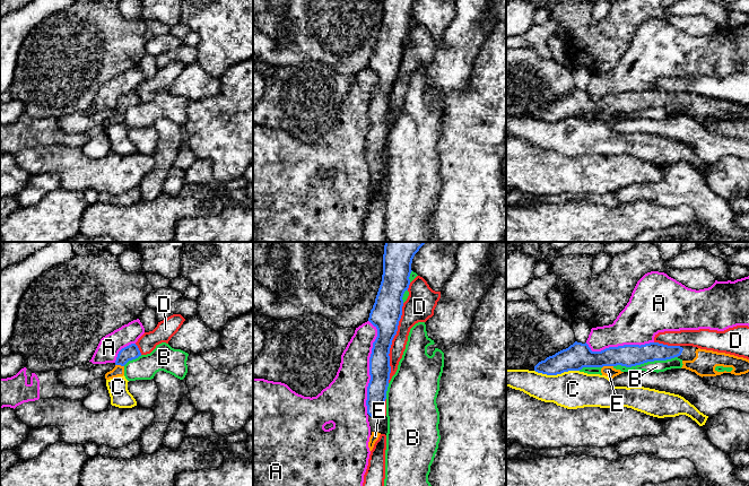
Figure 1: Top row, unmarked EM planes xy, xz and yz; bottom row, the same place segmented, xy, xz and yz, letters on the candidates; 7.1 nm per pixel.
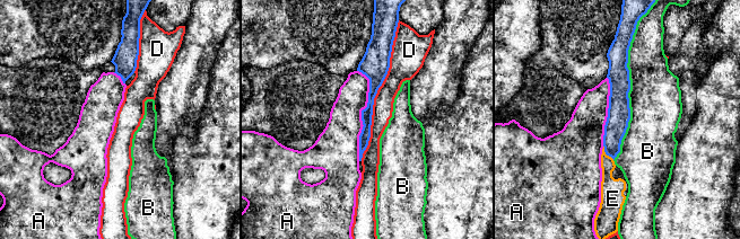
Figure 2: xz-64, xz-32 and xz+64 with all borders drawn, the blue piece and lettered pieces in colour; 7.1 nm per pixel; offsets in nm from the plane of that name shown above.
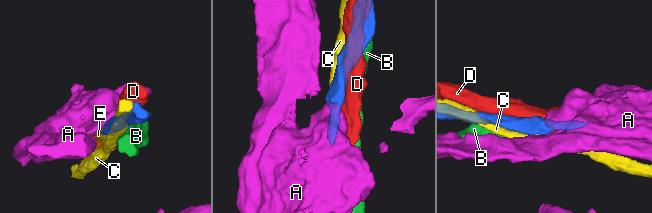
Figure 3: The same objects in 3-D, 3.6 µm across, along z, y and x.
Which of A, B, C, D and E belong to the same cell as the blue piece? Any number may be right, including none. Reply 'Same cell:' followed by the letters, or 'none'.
Same cell: E

